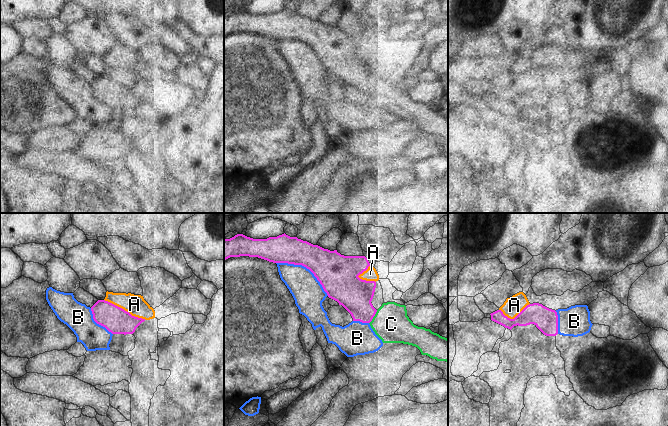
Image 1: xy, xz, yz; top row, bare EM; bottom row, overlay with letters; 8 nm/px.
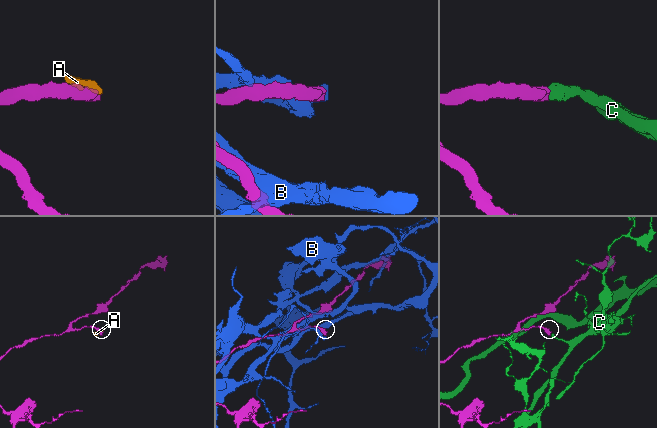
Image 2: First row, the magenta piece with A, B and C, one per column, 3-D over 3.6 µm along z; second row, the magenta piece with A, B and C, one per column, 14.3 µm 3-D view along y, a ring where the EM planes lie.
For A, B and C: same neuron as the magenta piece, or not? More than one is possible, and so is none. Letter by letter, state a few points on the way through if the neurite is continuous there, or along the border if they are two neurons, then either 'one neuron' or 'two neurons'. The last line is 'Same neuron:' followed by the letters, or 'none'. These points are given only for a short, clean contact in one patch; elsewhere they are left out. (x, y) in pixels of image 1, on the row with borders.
A: two neurons
B: two neurons
C: across xz (354, 294), (356, 299), (373, 316), (391, 324) | one neuron
Same neuron: C

